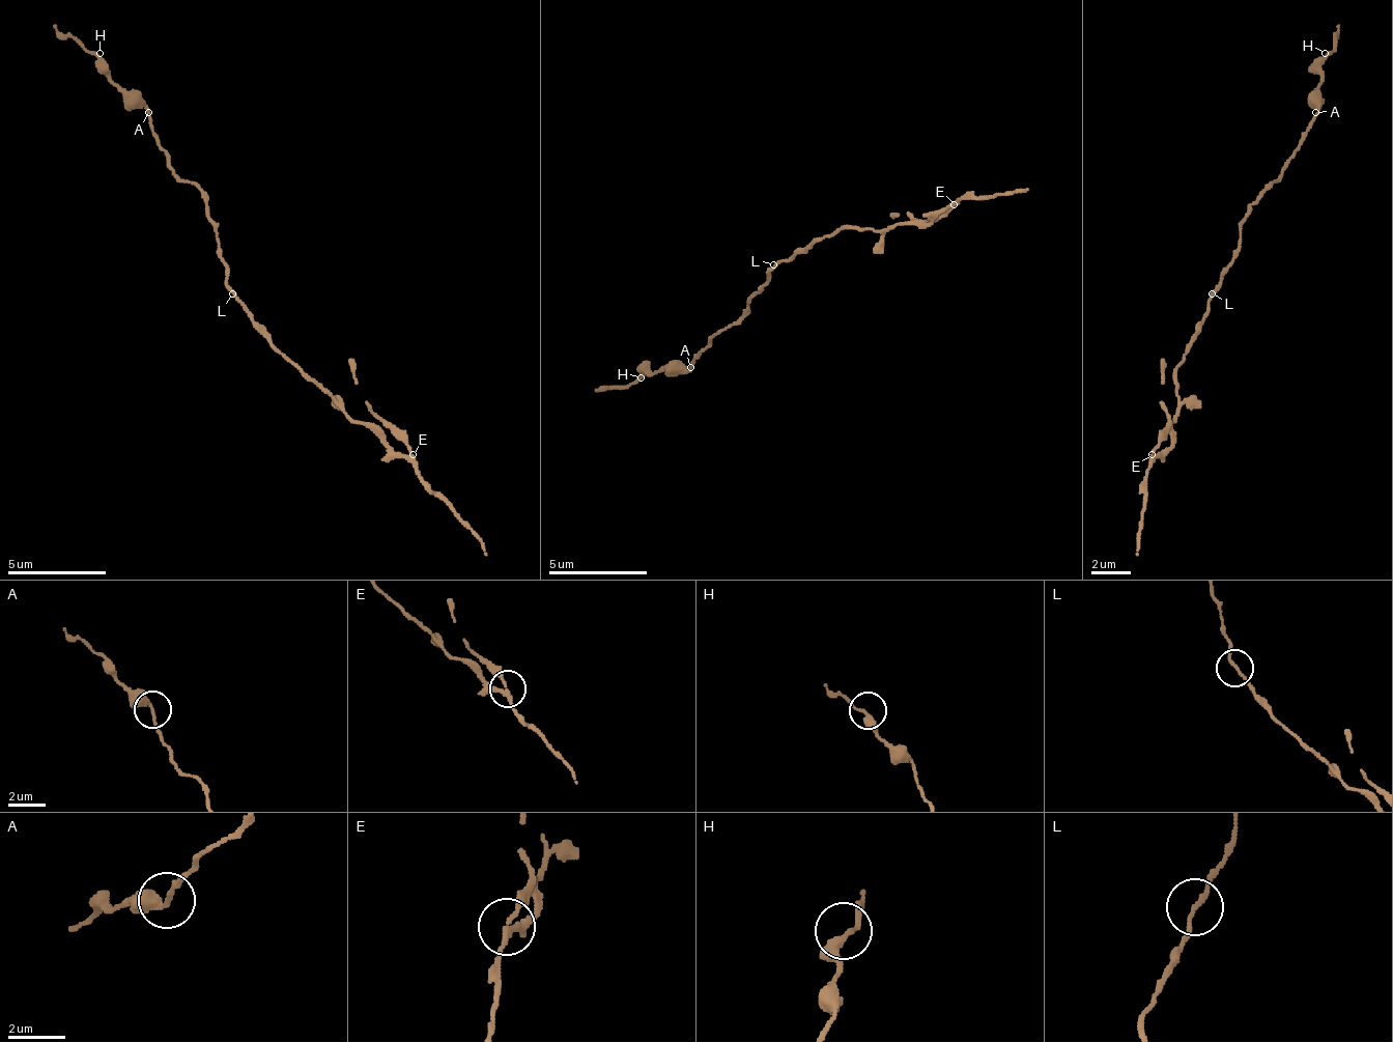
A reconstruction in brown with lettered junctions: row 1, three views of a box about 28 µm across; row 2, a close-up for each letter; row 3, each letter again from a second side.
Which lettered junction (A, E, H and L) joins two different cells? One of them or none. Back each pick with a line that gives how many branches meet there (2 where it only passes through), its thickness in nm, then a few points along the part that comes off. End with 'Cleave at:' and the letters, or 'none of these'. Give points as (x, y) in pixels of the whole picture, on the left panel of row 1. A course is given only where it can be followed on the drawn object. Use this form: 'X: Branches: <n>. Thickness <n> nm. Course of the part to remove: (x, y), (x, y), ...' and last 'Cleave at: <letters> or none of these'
E: Branches: 3. Thickness 180 nm. Course of the part to remove: (414, 456), (370, 406), (350, 358)
Cleave at: E

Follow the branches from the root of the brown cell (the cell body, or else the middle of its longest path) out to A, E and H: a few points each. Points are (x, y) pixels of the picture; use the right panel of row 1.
A: (1212, 293), (1222, 284), (1222, 269), (1231, 259), (1251, 205), (1285, 171), (1315, 112)
E: (1212, 293), (1202, 333), (1183, 353), (1177, 367), (1177, 417), (1153, 456)
H: (1212, 293), (1222, 284), (1222, 269), (1231, 259), (1251, 205), (1285, 171), (1315, 116), (1325, 53)

